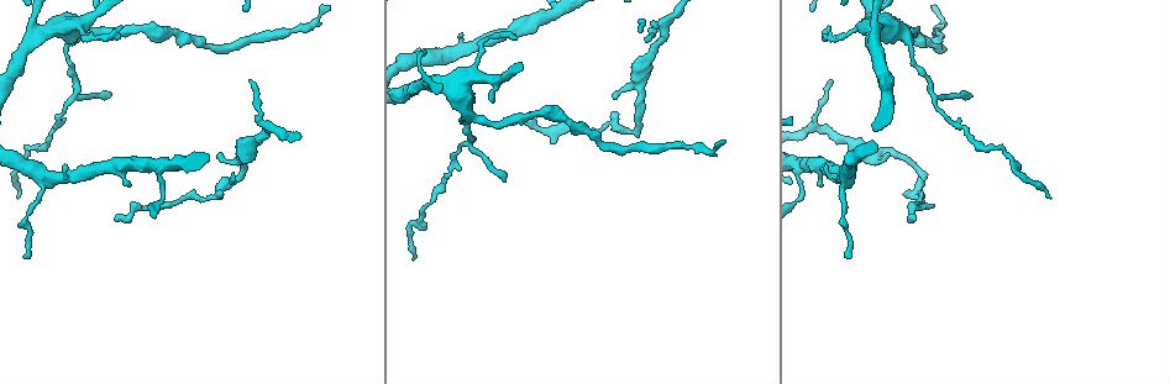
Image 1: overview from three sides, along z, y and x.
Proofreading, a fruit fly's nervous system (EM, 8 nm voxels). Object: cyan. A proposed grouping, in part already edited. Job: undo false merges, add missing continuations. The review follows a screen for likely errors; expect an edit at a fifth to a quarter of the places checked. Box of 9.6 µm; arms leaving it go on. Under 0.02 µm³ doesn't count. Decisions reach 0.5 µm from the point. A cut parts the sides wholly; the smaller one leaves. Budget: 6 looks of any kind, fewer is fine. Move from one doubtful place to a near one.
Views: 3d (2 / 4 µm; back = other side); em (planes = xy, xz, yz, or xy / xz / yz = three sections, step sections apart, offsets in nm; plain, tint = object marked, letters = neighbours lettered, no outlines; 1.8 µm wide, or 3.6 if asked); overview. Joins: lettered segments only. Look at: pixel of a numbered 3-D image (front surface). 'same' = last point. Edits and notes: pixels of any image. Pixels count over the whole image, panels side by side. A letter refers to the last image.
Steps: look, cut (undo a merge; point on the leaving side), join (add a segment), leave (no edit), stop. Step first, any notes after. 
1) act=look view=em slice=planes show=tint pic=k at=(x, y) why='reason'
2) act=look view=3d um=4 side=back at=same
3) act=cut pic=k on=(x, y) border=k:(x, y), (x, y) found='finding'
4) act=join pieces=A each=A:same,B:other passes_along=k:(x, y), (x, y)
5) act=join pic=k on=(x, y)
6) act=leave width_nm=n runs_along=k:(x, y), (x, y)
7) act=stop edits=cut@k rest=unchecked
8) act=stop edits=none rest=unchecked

act=look view=em slice=planes show=letters pic=1 at=(219, 153)

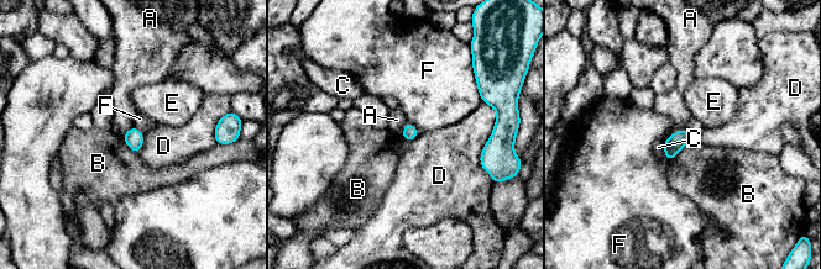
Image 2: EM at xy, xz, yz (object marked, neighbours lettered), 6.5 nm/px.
act=leave each=A:other,B:other,C:other,D:other,E:other,F:other border=2:(686, 128), (674, 131), (665, 140) found='none of them fits'

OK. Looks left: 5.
act=look view=em slice=planes show=tint pic=1 at=(115, 218) why='long arm stops here'

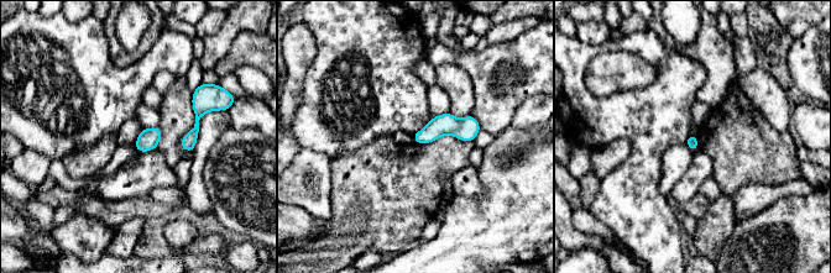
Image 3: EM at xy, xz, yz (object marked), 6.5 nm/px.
act=look view=em slice=planes show=letters at=same

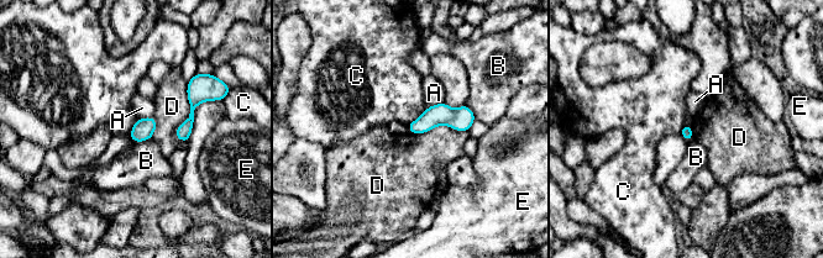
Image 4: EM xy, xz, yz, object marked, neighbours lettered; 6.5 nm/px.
act=leave each=A:other,B:other,C:other,D:other,E:other runs_along=4:(471, 116), (433, 116), (412, 130) found='none of them fits'

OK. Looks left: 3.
act=look view=em slice=xz step=8 show=tint pic=1 at=(1051, 198) why='an open end'

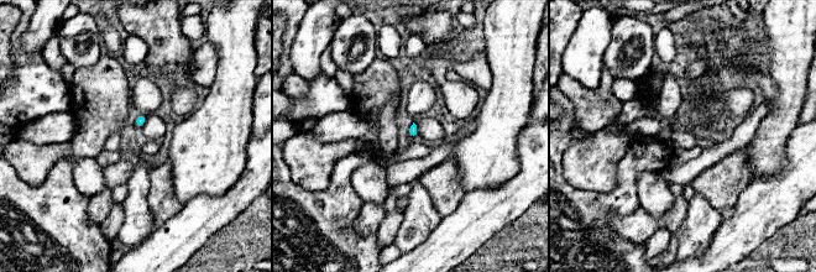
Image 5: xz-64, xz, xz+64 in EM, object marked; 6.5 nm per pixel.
act=look view=em slice=planes show=letters at=same why='another direction'

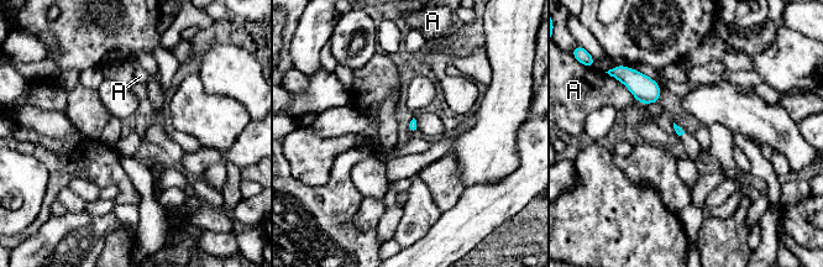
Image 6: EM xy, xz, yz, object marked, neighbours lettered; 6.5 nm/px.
act=leave each=A:other border=6:(619, 80), (638, 101) found='no lettered segment goes on from it'

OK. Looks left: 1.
act=stop edits=none rest=unchecked

